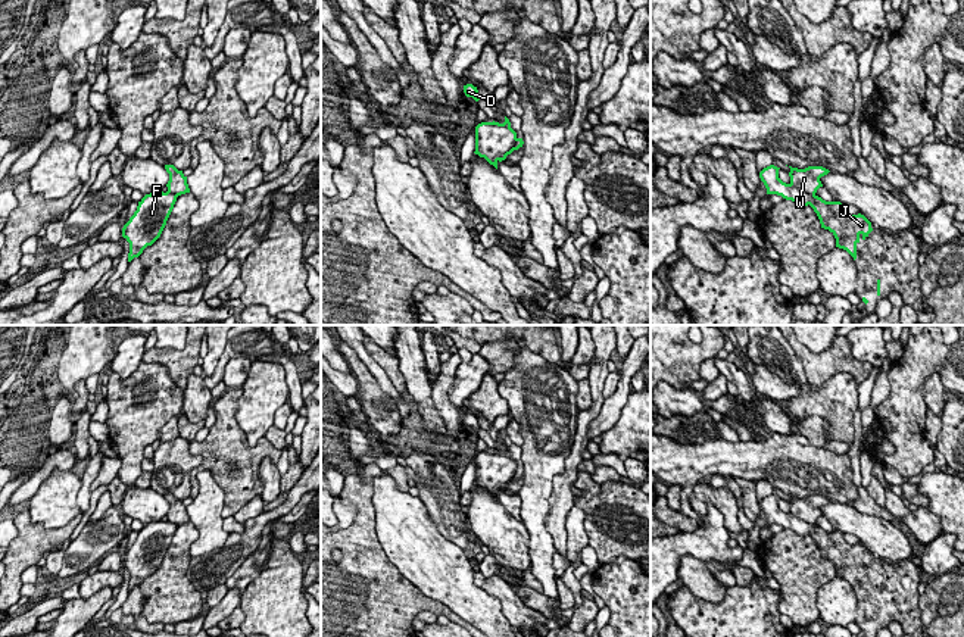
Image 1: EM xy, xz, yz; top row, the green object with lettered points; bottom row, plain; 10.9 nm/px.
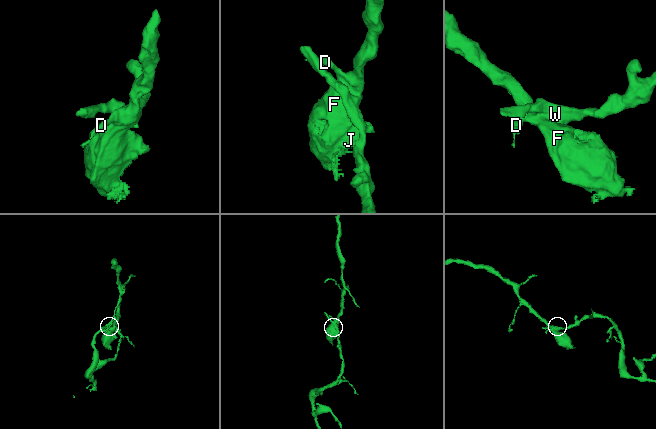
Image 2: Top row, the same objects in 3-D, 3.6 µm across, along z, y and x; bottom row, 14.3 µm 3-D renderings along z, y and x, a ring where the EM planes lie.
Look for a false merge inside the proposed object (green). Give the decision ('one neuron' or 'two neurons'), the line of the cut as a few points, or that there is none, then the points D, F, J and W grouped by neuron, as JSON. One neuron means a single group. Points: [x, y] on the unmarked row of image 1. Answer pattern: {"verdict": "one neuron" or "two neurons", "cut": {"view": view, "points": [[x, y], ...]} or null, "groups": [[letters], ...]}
{"verdict": "two neurons", "cut": {"view": "yz", "points": [[791, 512], [814, 525]]}, "groups": [["D", "F", "J"], ["W"]]}

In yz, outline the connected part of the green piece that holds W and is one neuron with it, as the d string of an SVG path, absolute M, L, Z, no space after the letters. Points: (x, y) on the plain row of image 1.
M792 496L789 497L790 513L812 525L815 525L817 519L823 516L820 508L830 502L823 496L808 496L805 499L798 499Z

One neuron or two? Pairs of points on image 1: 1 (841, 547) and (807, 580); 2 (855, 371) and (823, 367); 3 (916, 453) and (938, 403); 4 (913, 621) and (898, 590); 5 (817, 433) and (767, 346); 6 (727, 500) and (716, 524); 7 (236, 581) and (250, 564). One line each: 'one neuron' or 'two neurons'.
1: two neurons
2: one neuron
3: two neurons
4: one neuron
5: two neurons
6: two neurons
7: one neuron

